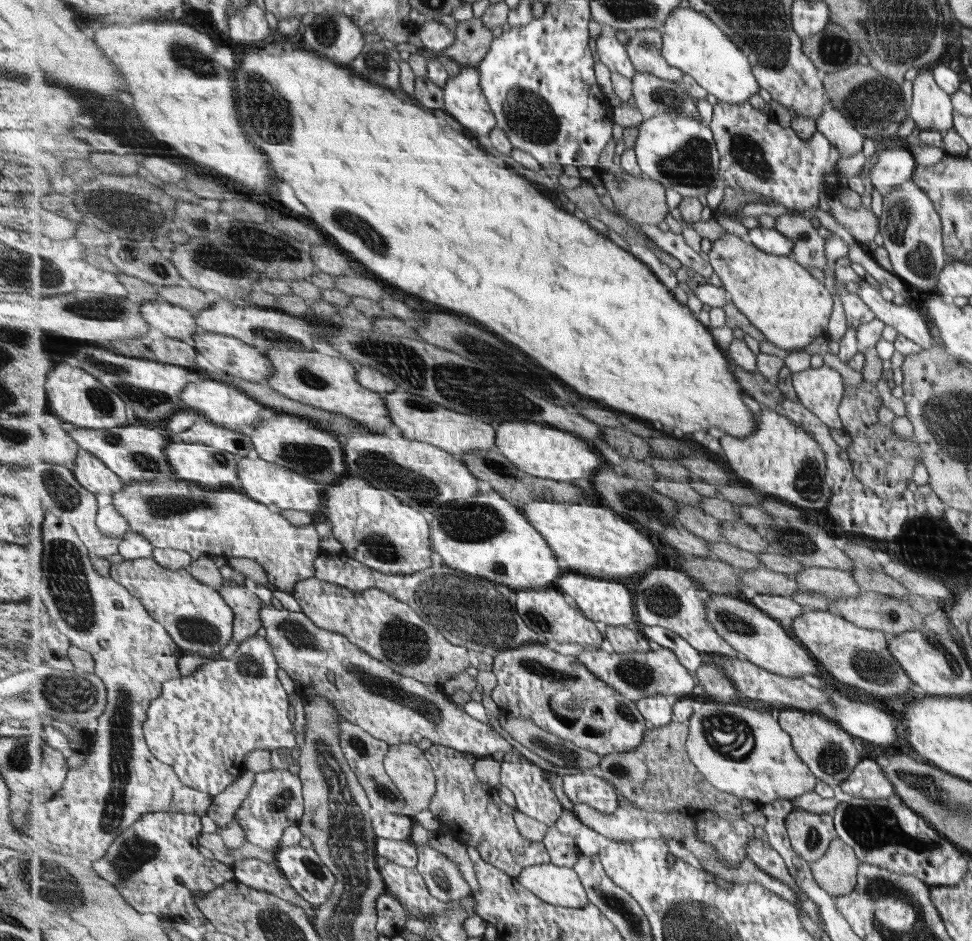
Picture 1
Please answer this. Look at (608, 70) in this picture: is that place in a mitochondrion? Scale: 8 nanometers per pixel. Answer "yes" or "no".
no

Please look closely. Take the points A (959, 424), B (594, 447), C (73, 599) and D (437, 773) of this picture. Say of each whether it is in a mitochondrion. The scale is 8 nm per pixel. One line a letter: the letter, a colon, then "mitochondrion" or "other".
A: mitochondrion
B: other
C: mitochondrion
D: other

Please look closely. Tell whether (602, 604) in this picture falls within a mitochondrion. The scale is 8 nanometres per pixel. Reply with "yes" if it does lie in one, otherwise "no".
no

